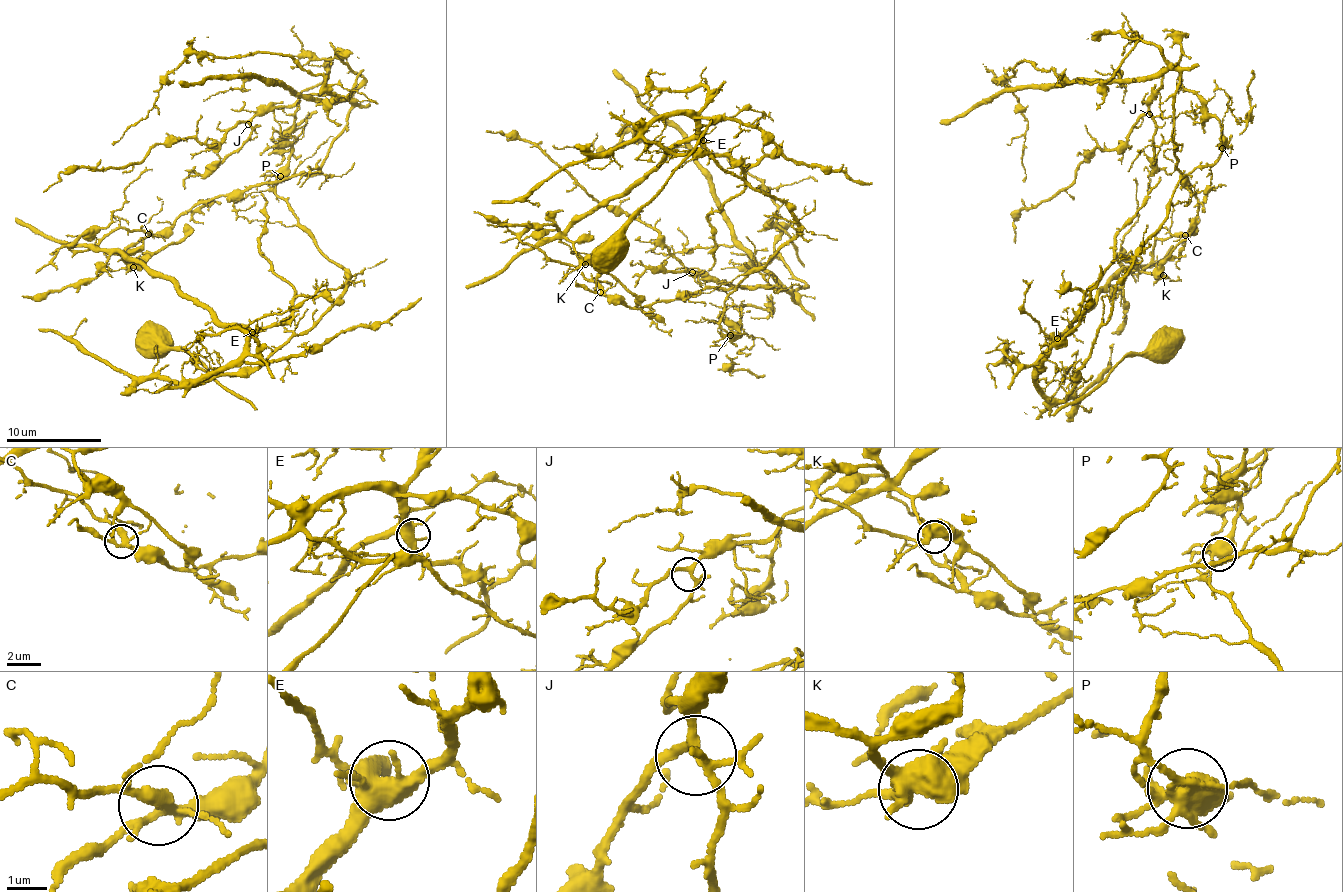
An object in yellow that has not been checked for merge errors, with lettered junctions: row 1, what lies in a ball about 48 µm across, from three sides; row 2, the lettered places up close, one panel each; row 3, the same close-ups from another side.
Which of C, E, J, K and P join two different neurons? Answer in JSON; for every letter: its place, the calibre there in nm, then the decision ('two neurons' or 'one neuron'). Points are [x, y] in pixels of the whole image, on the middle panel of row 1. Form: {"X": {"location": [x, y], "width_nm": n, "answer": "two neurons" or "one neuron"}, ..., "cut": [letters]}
{"C": {"location": [600, 292], "width_nm": 300, "answer": "one neuron"}, "E": {"location": [703, 140], "width_nm": 480, "answer": "one neuron"}, "J": {"location": [692, 272], "width_nm": 200, "answer": "one neuron"}, "K": {"location": [585, 264], "width_nm": 550, "answer": "one neuron"}, "P": {"location": [730, 335], "width_nm": 440, "answer": "two neurons"}, "cut": ["P"]}

